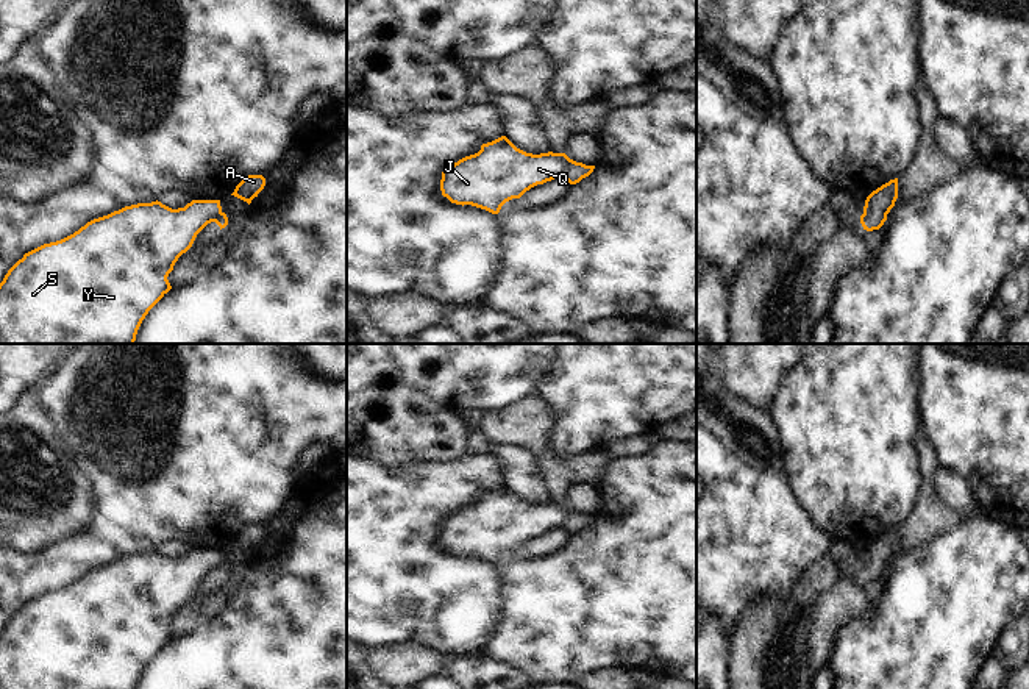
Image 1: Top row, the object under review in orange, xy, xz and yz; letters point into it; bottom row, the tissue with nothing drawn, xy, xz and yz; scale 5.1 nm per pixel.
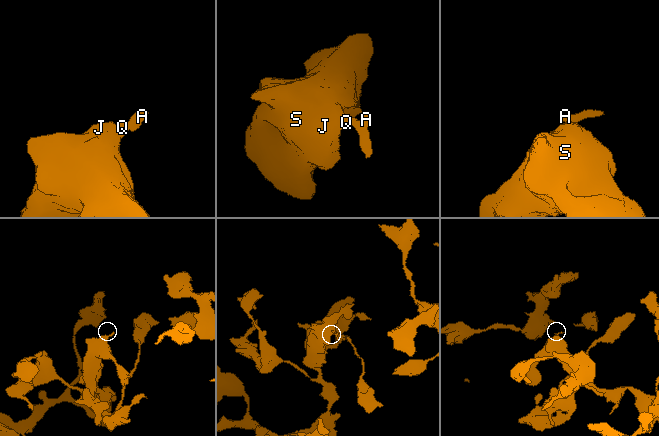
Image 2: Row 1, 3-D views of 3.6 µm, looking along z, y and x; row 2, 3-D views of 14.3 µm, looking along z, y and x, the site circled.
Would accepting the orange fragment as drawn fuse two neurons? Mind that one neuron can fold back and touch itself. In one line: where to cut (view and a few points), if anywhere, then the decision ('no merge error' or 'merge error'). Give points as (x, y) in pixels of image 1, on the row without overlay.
xz (570, 510), (562, 525) | merge error

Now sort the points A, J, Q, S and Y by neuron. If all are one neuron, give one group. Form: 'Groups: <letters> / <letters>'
Groups: A / J Q S Y.

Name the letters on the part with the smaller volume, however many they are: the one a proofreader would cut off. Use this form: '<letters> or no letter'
A.

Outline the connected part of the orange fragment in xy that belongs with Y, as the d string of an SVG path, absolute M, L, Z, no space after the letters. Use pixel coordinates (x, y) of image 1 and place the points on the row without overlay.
M158 550L137 553L25 603L0 633L0 689L136 689L148 661L172 639L167 627L178 608L220 562L220 550L192 550L178 559Z

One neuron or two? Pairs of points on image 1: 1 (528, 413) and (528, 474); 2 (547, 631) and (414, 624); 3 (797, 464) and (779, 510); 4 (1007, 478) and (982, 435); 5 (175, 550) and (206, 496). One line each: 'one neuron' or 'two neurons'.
1: two neurons
2: two neurons
3: two neurons
4: one neuron
5: two neurons

